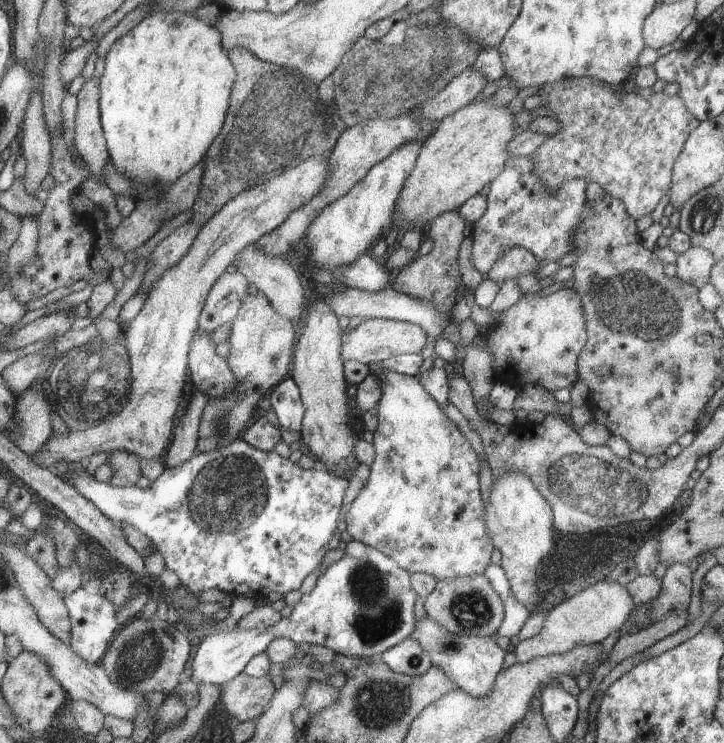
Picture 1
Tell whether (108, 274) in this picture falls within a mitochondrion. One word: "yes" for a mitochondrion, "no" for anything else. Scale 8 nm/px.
no

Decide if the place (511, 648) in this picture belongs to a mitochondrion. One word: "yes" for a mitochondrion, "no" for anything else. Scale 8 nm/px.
no

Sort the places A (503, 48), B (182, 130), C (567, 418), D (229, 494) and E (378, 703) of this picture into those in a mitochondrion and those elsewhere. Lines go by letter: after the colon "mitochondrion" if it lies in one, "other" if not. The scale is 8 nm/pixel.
A: other
B: other
C: other
D: mitochondrion
E: mitochondrion

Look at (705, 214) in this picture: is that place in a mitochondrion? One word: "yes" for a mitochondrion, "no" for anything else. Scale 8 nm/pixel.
yes

